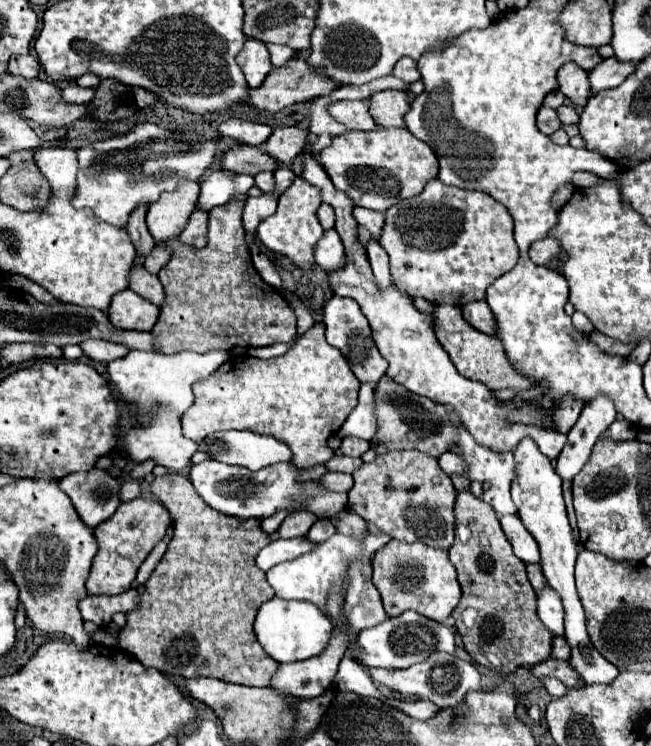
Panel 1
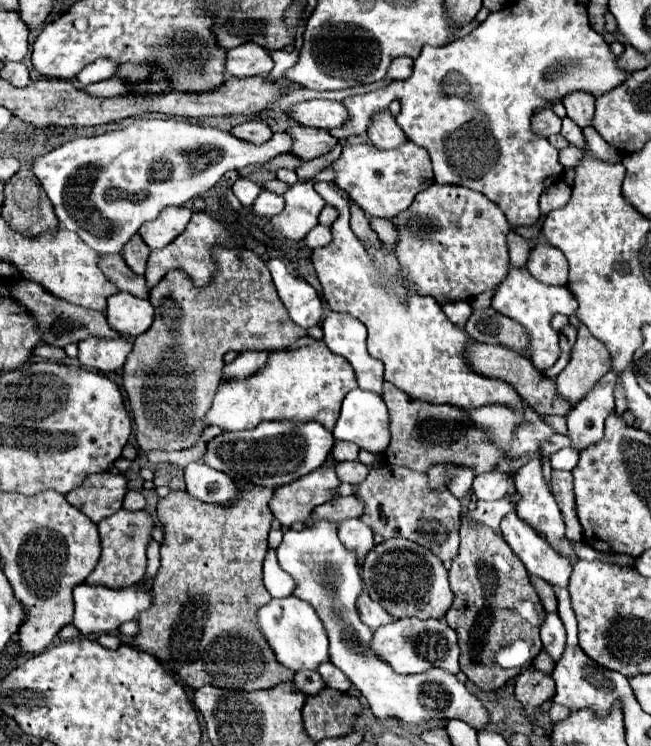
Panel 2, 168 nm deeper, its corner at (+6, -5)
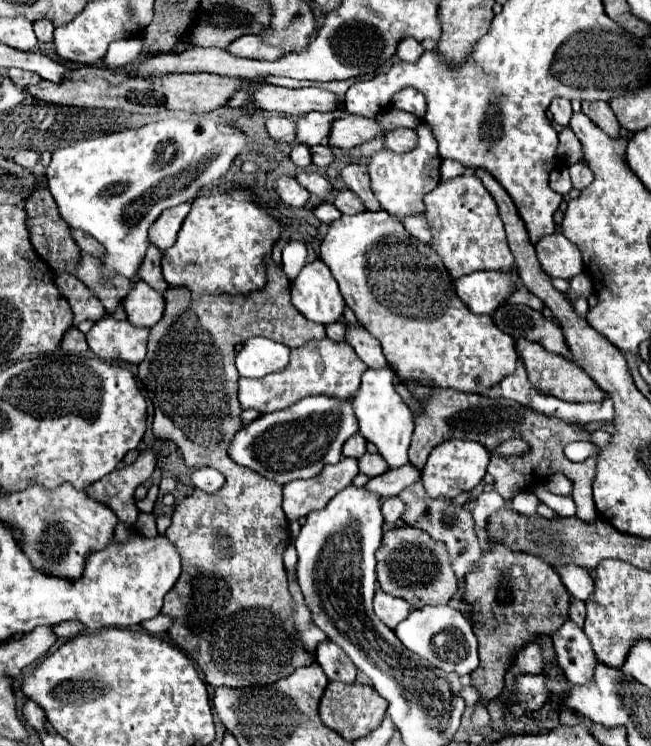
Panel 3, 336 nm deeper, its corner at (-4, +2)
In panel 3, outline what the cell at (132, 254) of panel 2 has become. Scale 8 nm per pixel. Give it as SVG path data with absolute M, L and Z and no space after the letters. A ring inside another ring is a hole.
M150 243L148 251L146 251L146 257L142 259L142 265L140 265L140 269L138 269L138 277L140 277L142 281L146 281L148 285L152 285L156 291L164 291L164 289L168 287L168 283L166 283L164 277L162 277L160 259L162 259L160 249Z

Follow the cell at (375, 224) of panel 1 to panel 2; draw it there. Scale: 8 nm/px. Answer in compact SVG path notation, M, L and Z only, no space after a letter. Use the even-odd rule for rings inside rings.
M370 218L370 224L374 228L374 232L378 234L380 242L386 246L386 248L392 248L396 242L398 242L398 234L396 234L396 228L390 220L382 220L382 218Z

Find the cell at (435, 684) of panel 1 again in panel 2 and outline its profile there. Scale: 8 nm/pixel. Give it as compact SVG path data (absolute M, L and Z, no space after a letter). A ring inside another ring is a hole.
M318 520L316 524L304 524L302 530L284 532L284 540L276 554L280 568L296 580L296 596L306 600L322 620L330 640L330 662L362 692L376 718L396 718L406 724L460 718L464 722L474 722L474 728L484 728L490 722L484 704L470 694L456 676L448 676L448 672L440 672L440 668L404 676L394 672L390 664L372 652L372 630L360 620L356 608L356 600L364 590L358 558L340 542L338 522Z

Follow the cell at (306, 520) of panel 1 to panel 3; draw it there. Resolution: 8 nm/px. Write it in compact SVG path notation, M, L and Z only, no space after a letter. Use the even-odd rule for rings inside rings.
M408 463L408 465L402 465L402 469L392 469L378 477L372 477L366 483L366 489L370 489L372 493L378 493L378 497L386 499L386 497L398 495L404 487L412 485L418 479L420 479L420 469L416 469L414 465Z

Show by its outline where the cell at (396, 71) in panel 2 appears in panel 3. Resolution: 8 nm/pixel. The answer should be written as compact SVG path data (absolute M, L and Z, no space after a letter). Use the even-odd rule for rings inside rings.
M406 39L398 45L396 57L406 63L416 63L422 57L422 53L424 53L424 47L416 39Z

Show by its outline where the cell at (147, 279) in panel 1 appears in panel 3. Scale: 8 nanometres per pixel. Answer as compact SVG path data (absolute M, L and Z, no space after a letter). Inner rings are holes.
M72 229L72 237L74 237L74 241L78 243L78 247L82 251L86 251L86 253L90 253L94 257L102 257L102 253L106 253L106 249L102 249L102 243L94 241L94 237L82 233L80 229Z

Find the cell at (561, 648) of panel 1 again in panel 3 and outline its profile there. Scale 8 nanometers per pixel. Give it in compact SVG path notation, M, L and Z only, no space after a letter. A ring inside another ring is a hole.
M528 643L518 655L516 655L516 667L522 673L544 673L544 657L542 657L542 647L538 643Z

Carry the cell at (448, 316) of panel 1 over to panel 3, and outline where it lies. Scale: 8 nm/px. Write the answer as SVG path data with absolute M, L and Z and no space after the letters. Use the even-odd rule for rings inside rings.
M518 339L516 351L526 365L530 385L534 385L534 389L538 389L540 393L550 393L552 397L558 397L562 401L574 401L574 403L598 403L606 397L578 365L574 365L572 361L566 361L562 355L554 355L546 351L542 345L528 339Z

